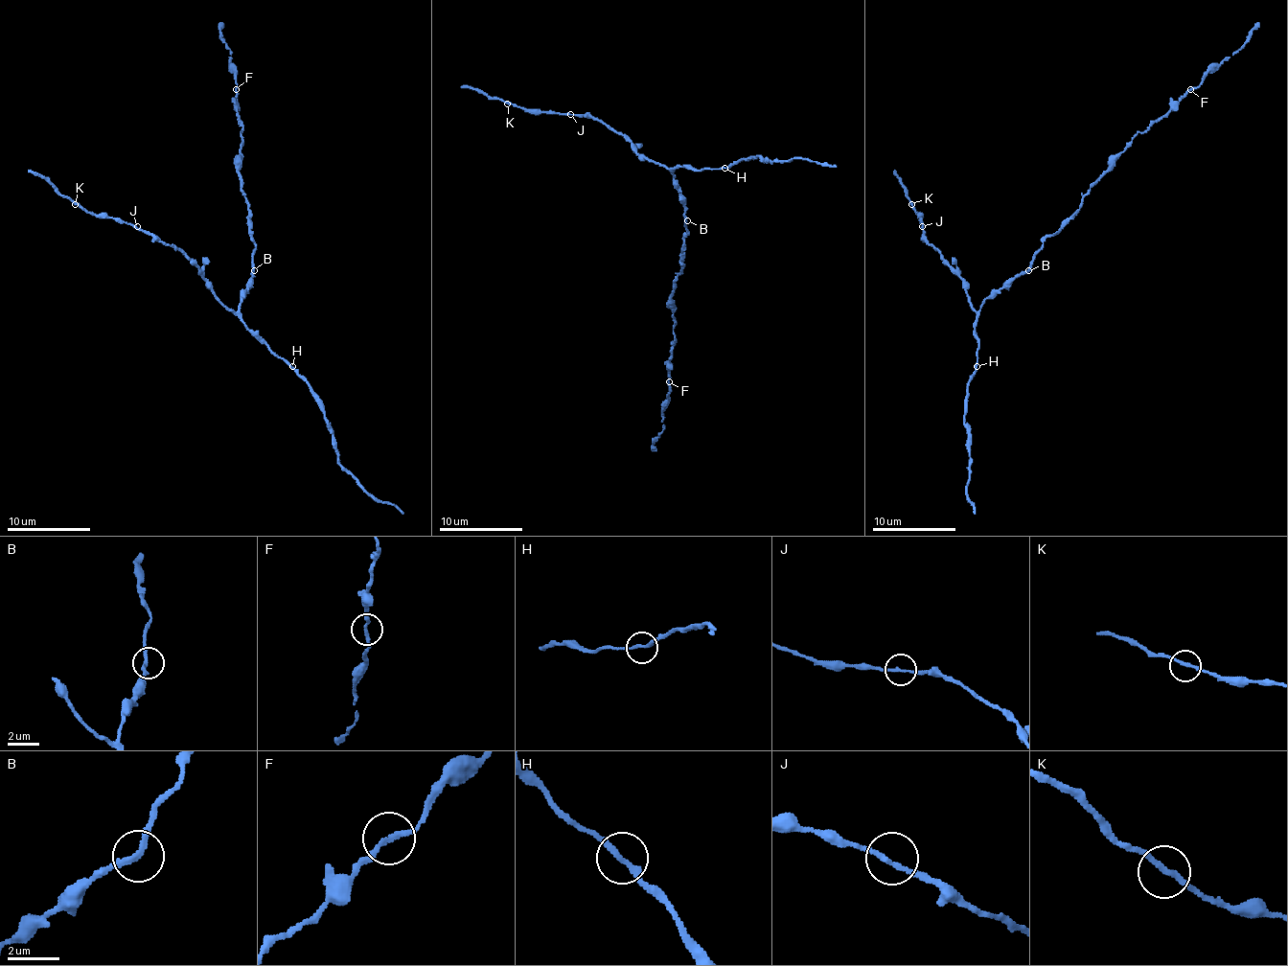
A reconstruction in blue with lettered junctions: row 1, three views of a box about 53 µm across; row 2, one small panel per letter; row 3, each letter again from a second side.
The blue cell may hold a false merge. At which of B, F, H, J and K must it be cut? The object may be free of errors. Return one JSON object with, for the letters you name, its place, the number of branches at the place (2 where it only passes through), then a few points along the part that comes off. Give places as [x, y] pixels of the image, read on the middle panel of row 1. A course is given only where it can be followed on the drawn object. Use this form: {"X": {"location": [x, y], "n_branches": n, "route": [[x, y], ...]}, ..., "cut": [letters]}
{"cut": []}

